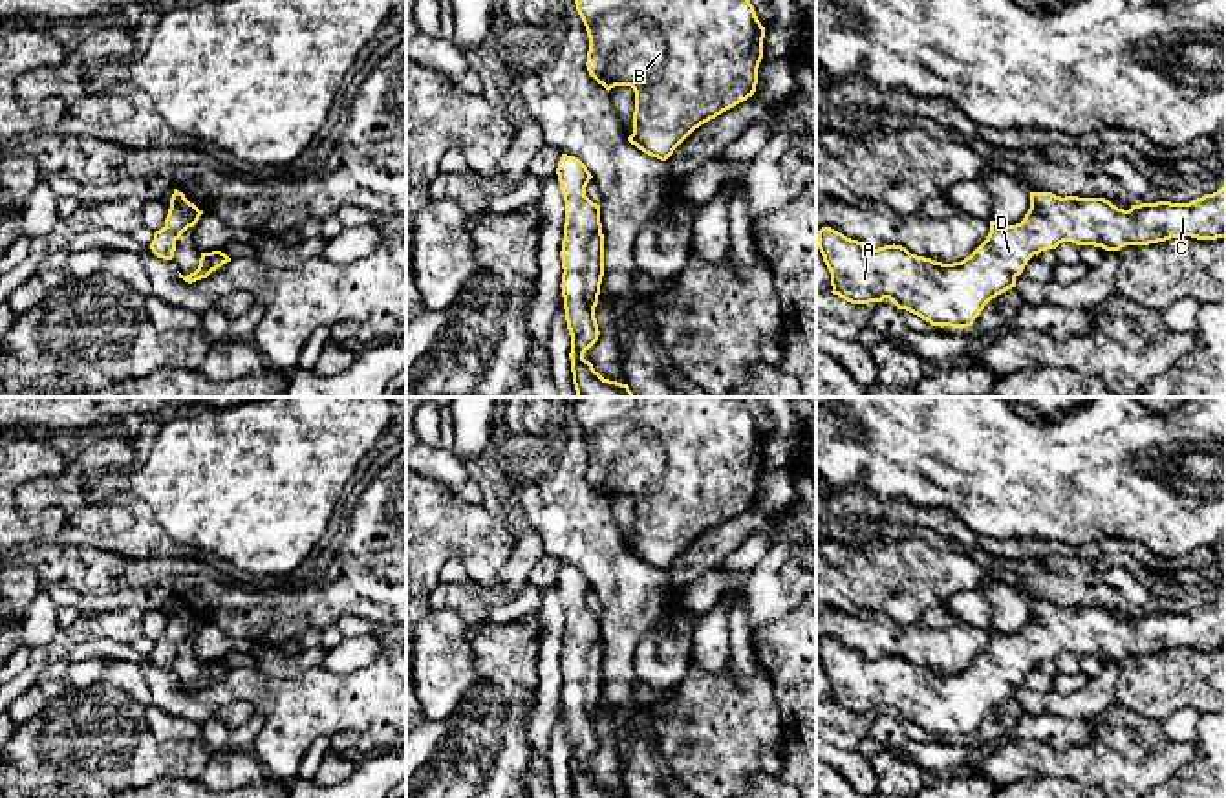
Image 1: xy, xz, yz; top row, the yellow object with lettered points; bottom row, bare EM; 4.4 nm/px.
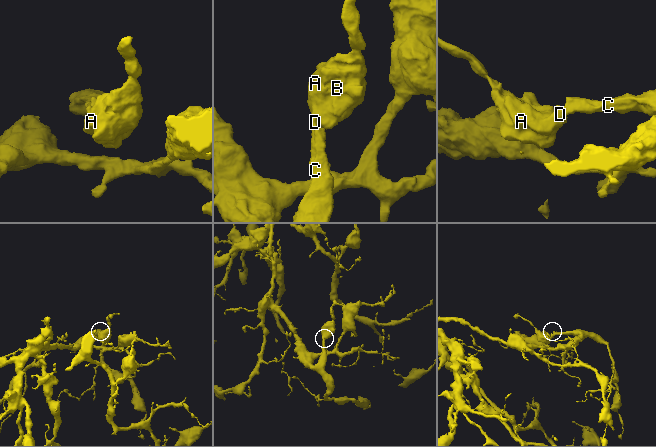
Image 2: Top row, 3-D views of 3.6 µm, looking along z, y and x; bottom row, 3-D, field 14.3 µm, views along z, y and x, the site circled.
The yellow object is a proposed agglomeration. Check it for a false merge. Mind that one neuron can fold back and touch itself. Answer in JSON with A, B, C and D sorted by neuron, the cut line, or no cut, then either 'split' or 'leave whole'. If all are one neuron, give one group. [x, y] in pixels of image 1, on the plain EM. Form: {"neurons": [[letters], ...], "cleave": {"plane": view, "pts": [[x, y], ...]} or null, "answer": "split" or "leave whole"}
{"neurons": [["A", "B", "C", "D"]], "cleave": null, "answer": "leave whole"}

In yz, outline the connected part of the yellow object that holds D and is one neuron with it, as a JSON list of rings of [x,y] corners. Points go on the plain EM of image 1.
[[[1226,597],[1189,613],[1140,613],[1131,615],[1129,620],[1118,619],[1105,608],[1061,608],[1052,602],[1030,602],[1030,619],[1021,633],[990,631],[986,650],[970,666],[953,674],[911,664],[895,653],[867,659],[862,652],[831,637],[818,641],[818,659],[831,683],[833,705],[851,714],[889,708],[898,719],[906,719],[931,736],[968,738],[992,708],[1016,697],[1016,688],[1027,672],[1041,661],[1056,659],[1063,652],[1120,661],[1125,655],[1149,655],[1178,646],[1226,648]]]

